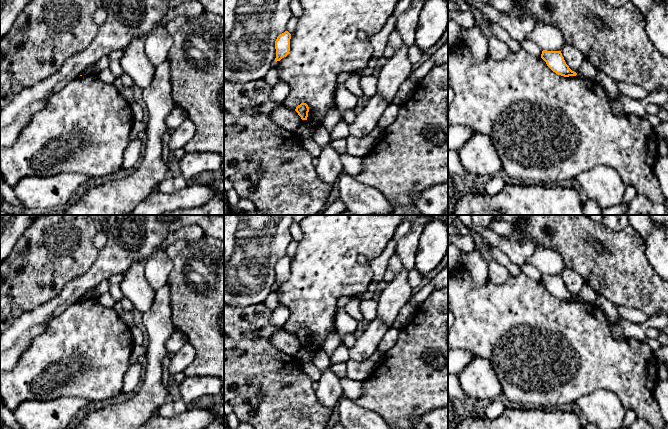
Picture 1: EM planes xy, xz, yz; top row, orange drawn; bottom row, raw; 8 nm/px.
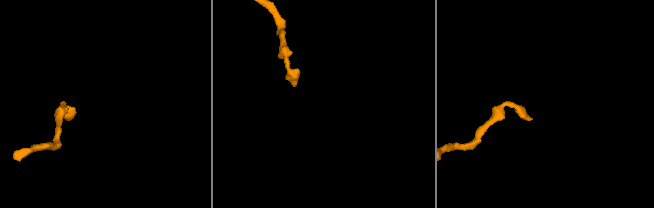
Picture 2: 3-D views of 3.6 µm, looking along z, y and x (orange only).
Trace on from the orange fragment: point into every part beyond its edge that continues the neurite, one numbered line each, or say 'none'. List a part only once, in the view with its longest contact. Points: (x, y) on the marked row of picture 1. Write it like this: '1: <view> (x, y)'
none

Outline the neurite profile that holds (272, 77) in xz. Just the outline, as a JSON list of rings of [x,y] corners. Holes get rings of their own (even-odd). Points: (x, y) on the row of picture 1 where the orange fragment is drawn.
[[[273,66],[264,77],[267,84],[274,87],[279,82],[279,72],[276,66]]]

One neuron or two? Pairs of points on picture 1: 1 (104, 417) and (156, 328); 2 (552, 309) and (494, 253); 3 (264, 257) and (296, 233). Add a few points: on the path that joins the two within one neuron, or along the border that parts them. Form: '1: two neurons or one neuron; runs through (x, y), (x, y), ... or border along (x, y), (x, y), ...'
1: one neuron; runs through (131, 409), (152, 388), (155, 355)
2: two neurons; border along (521, 272), (511, 275)
3: two neurons; border along (290, 225), (290, 235), (292, 238)

